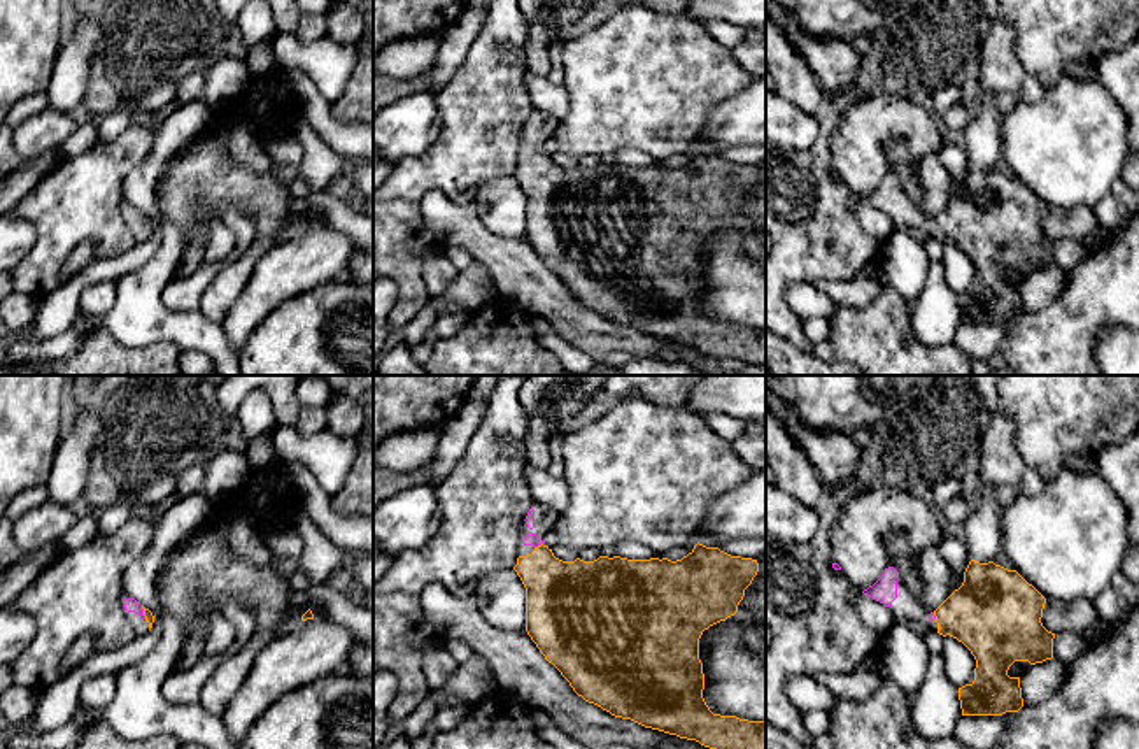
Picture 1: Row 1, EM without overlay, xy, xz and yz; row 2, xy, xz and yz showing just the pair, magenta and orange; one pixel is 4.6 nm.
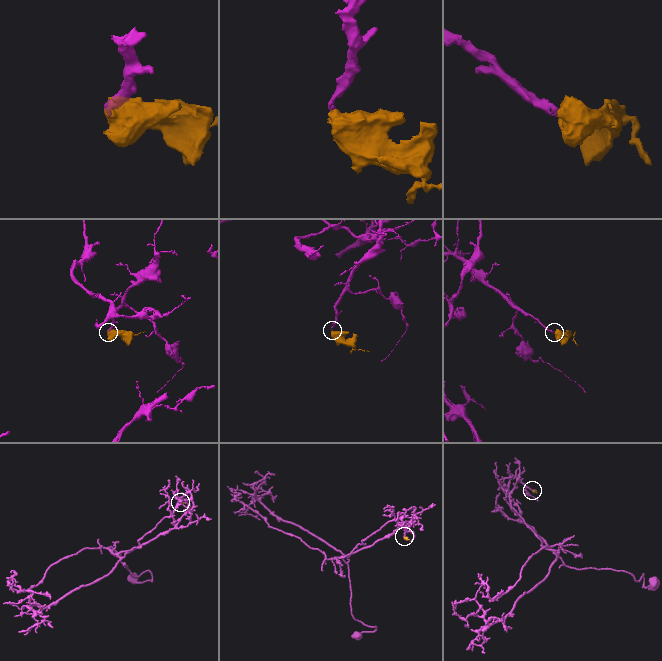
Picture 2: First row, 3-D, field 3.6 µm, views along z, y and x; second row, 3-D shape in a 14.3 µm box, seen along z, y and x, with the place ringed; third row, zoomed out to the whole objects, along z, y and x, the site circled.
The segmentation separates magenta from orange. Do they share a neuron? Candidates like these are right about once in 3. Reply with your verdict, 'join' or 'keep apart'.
join

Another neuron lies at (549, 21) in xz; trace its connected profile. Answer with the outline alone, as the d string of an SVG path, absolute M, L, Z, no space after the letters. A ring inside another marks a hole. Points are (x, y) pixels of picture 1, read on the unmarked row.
M519 0L519 9L529 26L526 67L531 75L548 75L550 49L562 42L592 4L594 0Z

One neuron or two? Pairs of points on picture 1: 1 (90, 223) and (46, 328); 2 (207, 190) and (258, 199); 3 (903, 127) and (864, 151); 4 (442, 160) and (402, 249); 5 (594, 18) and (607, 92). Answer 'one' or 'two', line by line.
1: two
2: one
3: one
4: one
5: two

